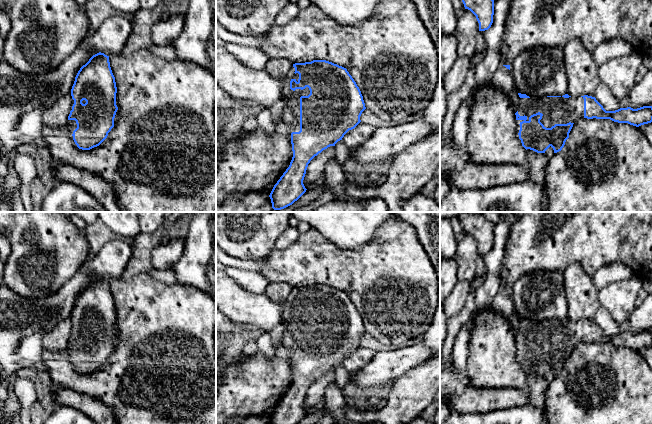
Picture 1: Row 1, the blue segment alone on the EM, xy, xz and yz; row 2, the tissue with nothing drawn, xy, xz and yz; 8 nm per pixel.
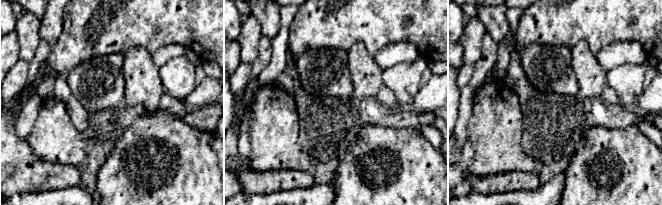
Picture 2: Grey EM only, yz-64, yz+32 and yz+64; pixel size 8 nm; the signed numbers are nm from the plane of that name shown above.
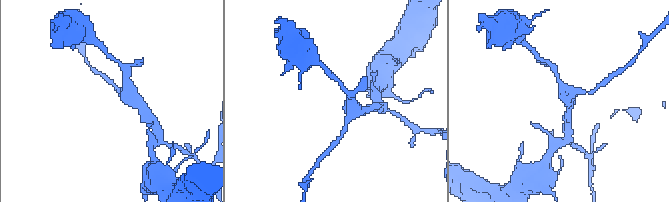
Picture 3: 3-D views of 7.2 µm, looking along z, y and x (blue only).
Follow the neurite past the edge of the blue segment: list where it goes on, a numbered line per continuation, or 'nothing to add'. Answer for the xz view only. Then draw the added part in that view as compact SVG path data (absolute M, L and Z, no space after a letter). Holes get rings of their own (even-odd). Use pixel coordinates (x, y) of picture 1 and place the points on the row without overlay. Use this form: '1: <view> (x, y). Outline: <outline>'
1: xz (291, 336). Outline: M292 290L288 298L282 303L281 320L284 325L284 332L282 335L281 345L291 350L291 356L300 355L300 321L308 320L310 314L308 311L305 313L290 313L290 305L295 303L298 306L299 298L294 297L295 292Z

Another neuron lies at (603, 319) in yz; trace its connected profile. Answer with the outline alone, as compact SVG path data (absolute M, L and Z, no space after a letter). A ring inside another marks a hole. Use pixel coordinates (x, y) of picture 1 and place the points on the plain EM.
M602 306L595 314L595 322L606 335L615 335L621 332L620 325Z

